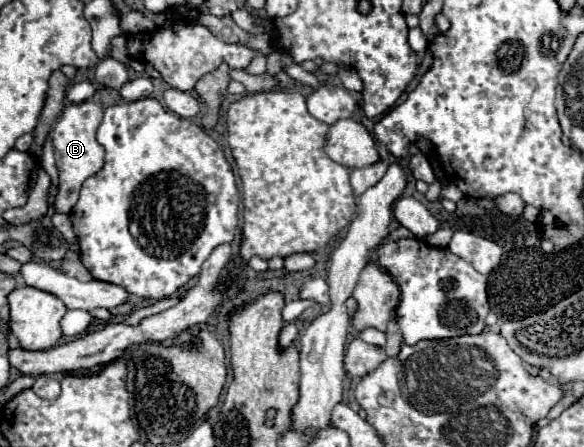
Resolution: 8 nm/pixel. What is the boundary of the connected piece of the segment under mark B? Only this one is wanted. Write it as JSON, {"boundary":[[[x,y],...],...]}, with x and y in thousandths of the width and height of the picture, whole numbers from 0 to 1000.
{"boundary":[[[163,226],[122,230],[118,239],[111,239],[111,248],[104,253],[101,271],[87,293],[94,360],[101,374],[101,432],[94,445],[94,472],[101,477],[118,477],[125,468],[125,459],[135,445],[135,423],[142,405],[163,391],[176,374],[180,333],[166,320],[166,306],[163,306],[166,284],[173,280],[173,266],[176,266],[176,239],[166,235]]]}

